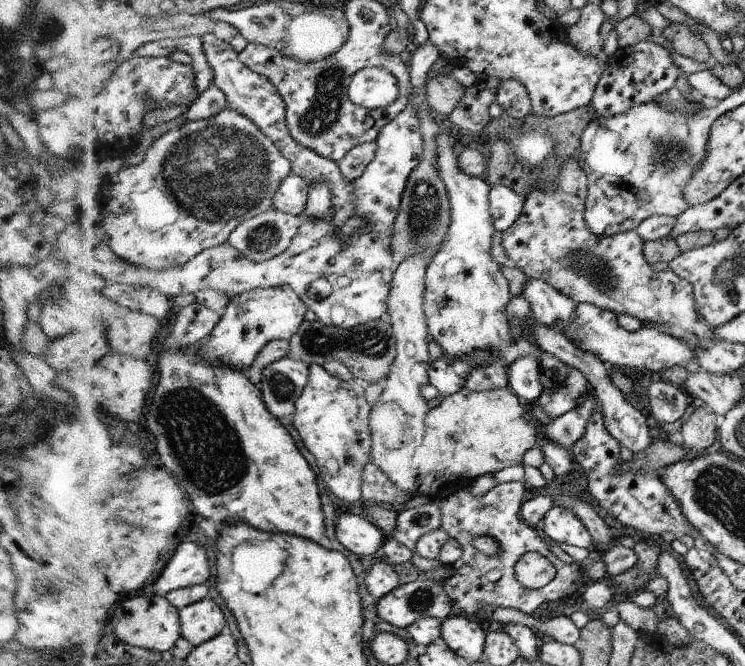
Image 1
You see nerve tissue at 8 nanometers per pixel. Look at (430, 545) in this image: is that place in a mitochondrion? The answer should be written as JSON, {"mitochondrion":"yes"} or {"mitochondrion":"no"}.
{"mitochondrion":"no"}

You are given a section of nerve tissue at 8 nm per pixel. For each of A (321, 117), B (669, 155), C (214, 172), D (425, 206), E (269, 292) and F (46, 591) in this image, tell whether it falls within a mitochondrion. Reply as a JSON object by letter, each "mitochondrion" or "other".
{"A":"mitochondrion","B":"mitochondrion","C":"mitochondrion","D":"mitochondrion","E":"other","F":"mitochondrion"}

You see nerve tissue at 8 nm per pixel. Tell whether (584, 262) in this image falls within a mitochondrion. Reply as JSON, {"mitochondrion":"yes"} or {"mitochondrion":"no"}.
{"mitochondrion":"yes"}

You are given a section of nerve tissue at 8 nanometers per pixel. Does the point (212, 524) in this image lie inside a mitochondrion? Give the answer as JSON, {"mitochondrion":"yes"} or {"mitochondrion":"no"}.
{"mitochondrion":"no"}

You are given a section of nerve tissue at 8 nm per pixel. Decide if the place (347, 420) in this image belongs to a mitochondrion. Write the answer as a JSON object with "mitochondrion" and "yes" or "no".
{"mitochondrion":"no"}

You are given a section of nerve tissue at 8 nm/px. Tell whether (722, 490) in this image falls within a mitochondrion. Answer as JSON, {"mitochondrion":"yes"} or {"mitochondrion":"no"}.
{"mitochondrion":"yes"}

